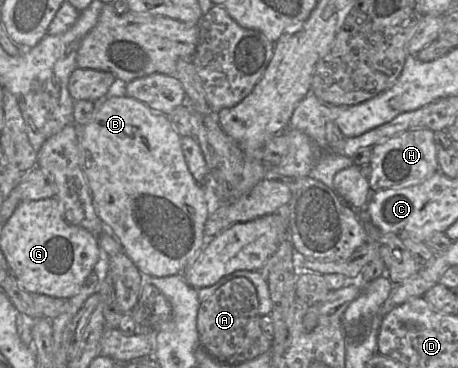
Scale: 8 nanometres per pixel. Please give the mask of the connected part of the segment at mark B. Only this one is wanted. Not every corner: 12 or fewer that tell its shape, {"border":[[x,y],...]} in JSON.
{"border":[[168,115],[74,124],[96,213],[141,274],[183,273],[210,213]]}

